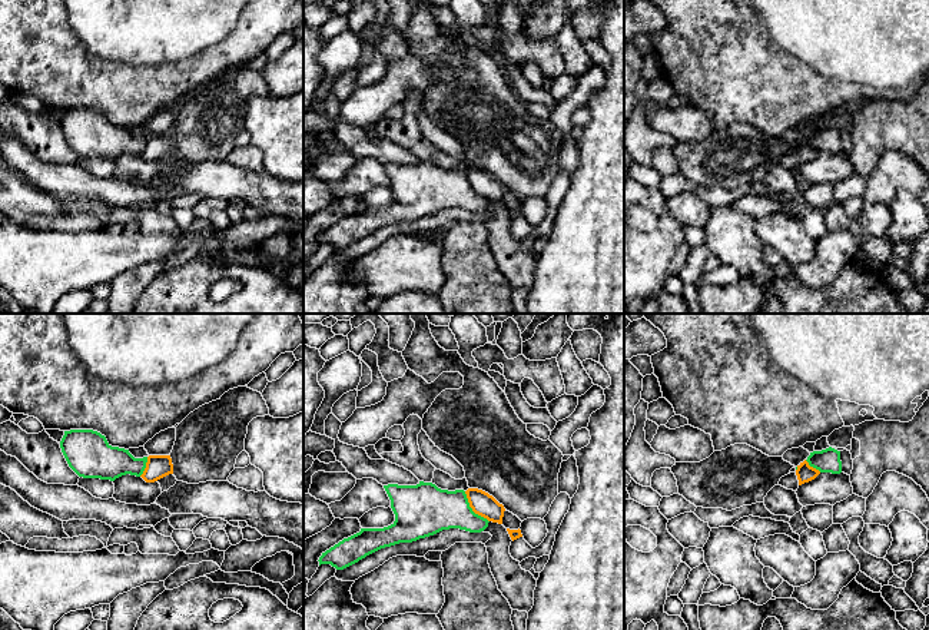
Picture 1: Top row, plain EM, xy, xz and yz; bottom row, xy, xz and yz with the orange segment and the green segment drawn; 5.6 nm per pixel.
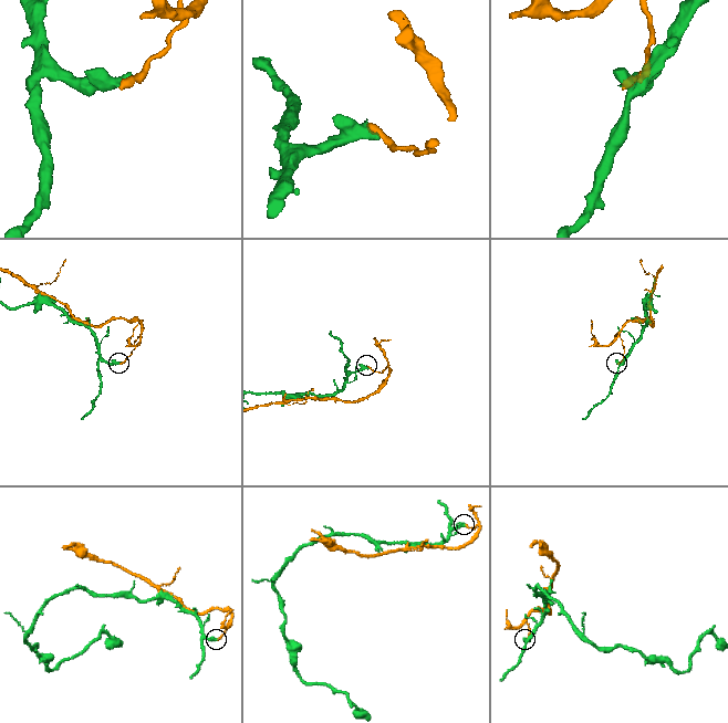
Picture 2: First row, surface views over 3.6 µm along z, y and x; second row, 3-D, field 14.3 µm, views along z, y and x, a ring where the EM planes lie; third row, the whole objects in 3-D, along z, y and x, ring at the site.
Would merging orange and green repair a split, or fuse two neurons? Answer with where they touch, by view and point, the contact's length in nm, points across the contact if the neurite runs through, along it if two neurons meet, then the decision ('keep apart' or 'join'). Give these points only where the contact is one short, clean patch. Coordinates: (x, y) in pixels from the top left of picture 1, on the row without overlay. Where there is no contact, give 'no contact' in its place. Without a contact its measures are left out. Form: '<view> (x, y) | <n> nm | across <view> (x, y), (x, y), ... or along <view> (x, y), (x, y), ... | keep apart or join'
xz (471, 186) | 220 nm | along xz (464, 171), (468, 185), (488, 201) | keep apart

